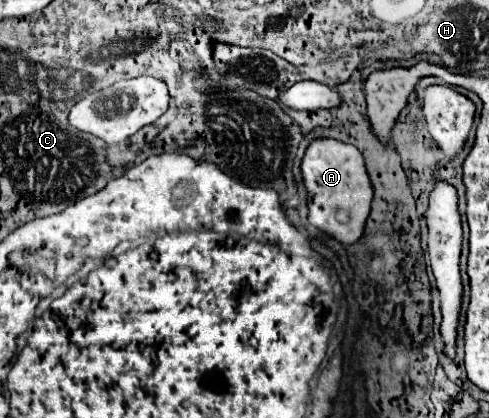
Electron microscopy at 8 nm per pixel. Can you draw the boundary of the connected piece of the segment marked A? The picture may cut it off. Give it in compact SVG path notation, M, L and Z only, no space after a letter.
M332 138L314 140L302 160L302 174L306 190L310 194L308 220L312 226L332 234L344 244L354 244L364 234L366 220L370 216L370 204L374 188L364 166L364 158L358 148Z

